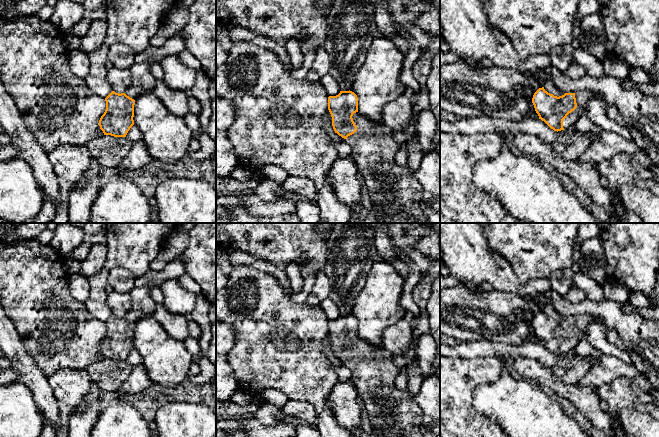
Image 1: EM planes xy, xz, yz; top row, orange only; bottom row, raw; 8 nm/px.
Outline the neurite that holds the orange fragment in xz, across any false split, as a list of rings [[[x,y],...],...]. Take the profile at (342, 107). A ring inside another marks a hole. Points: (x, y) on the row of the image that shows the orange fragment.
[[[340,91],[336,96],[328,97],[328,110],[332,117],[332,126],[339,136],[345,139],[352,149],[352,158],[362,173],[363,183],[368,188],[370,201],[376,213],[377,223],[430,223],[421,210],[422,187],[408,166],[398,166],[394,157],[400,145],[393,138],[393,130],[383,123],[375,123],[358,113],[358,98],[352,91]]]

